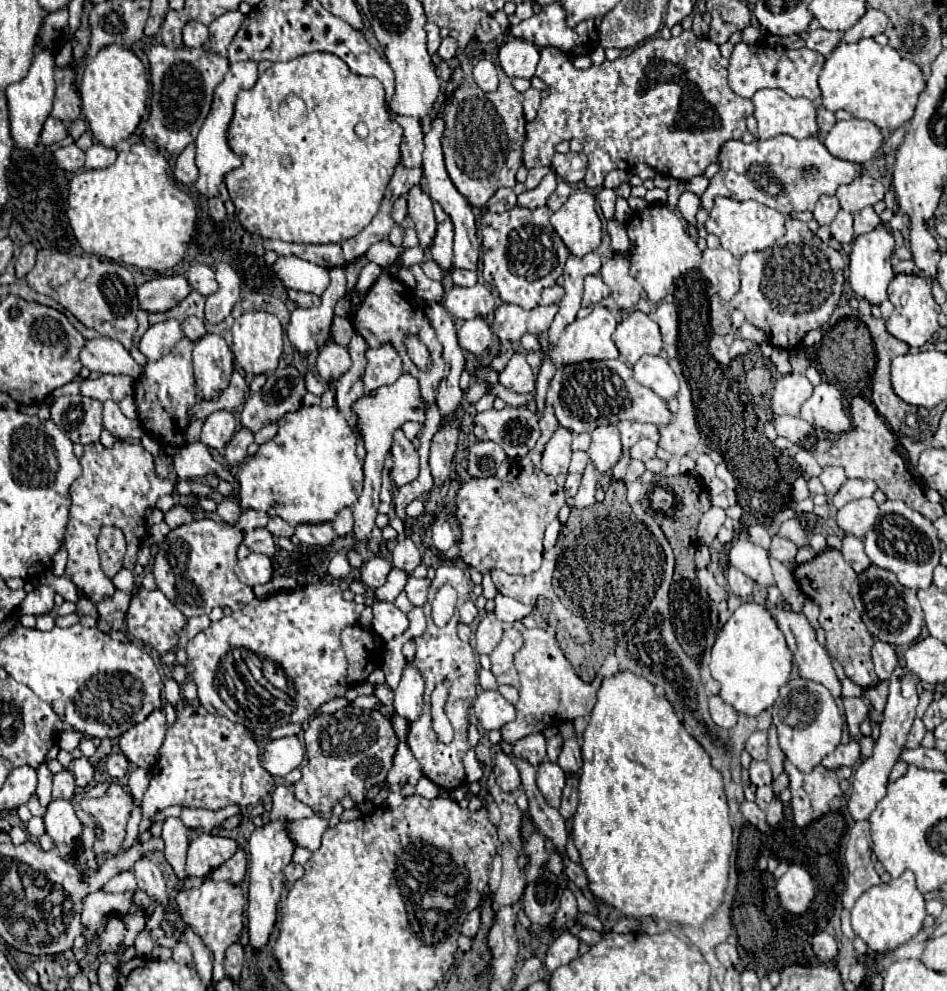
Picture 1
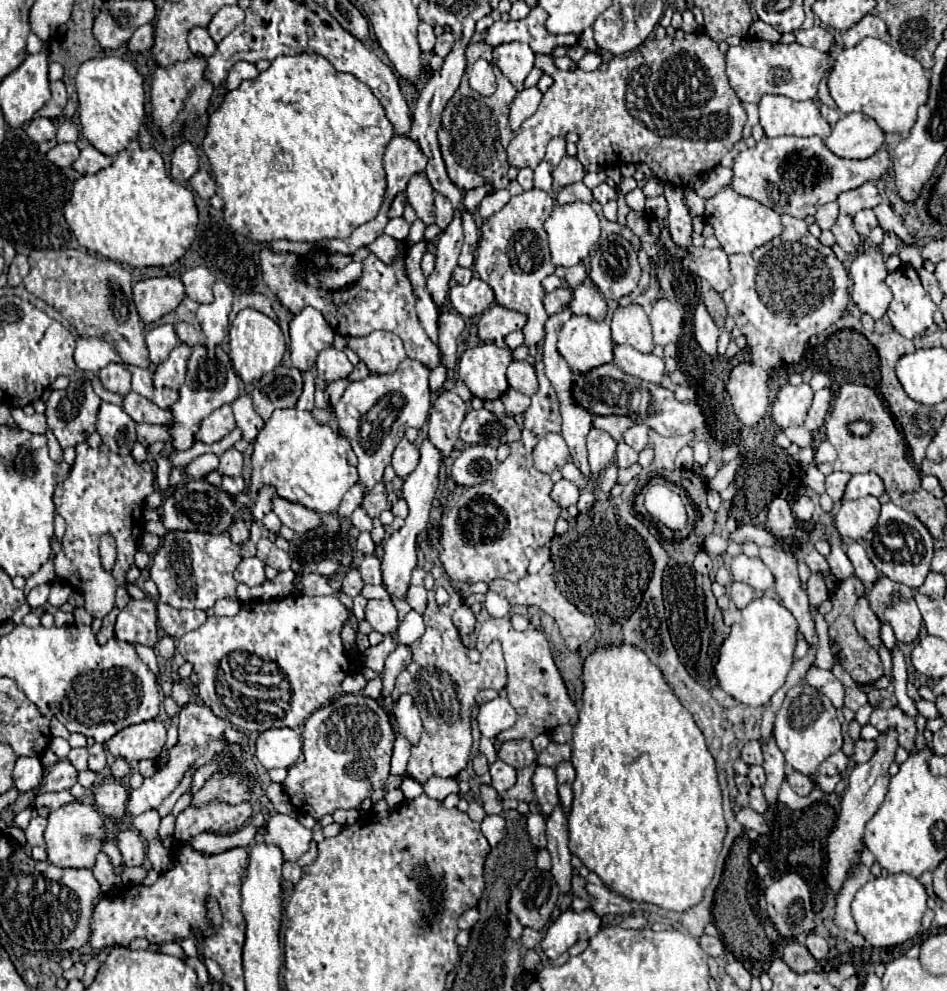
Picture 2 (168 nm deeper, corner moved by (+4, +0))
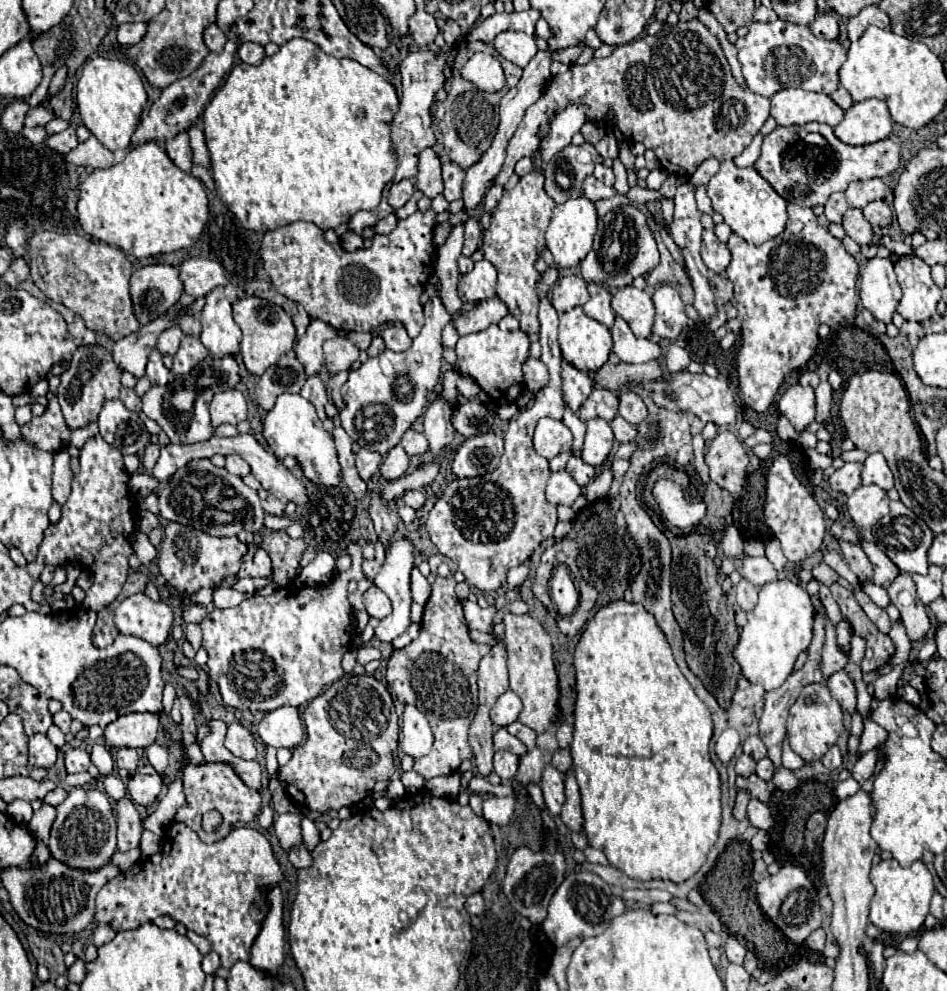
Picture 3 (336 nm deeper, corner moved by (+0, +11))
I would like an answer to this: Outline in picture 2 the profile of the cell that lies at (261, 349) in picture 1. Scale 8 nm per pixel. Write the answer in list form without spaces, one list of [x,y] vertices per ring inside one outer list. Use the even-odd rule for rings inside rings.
[[[246,308],[238,312],[234,322],[230,324],[230,360],[232,360],[234,372],[246,384],[260,380],[264,374],[280,366],[284,350],[286,350],[286,342],[284,342],[284,336],[280,334],[280,326],[272,318],[268,318],[266,314],[254,308]]]

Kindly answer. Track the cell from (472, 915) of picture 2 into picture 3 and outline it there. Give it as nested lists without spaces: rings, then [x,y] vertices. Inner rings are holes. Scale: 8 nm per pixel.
[[[474,893],[466,899],[466,911],[470,915],[482,915],[484,913],[484,899],[482,899],[482,893]]]

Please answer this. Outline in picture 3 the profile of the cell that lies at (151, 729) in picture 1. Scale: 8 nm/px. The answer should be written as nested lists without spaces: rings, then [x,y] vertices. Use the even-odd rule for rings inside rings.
[[[130,713],[118,717],[104,729],[104,739],[110,747],[148,747],[158,735],[160,719],[154,713]]]

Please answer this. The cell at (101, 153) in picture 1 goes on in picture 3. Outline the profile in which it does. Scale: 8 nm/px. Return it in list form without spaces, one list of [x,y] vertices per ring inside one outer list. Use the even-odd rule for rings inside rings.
[[[88,137],[84,143],[78,143],[78,147],[74,147],[68,155],[66,155],[68,163],[74,165],[82,165],[82,167],[94,167],[94,169],[106,169],[112,165],[114,157],[112,151],[106,149],[96,137]]]

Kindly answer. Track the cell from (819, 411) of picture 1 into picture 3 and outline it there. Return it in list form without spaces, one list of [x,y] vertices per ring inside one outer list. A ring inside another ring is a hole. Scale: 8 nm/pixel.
[[[826,379],[820,381],[820,385],[816,387],[816,421],[826,421],[830,417],[830,409],[832,409],[832,387]]]

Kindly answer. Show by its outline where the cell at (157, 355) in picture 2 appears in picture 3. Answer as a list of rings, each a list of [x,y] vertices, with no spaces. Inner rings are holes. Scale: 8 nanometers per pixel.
[[[180,327],[166,329],[166,331],[160,335],[156,349],[158,349],[162,355],[176,355],[176,351],[178,351],[178,347],[180,347],[182,337],[184,337],[184,333],[180,331]]]

